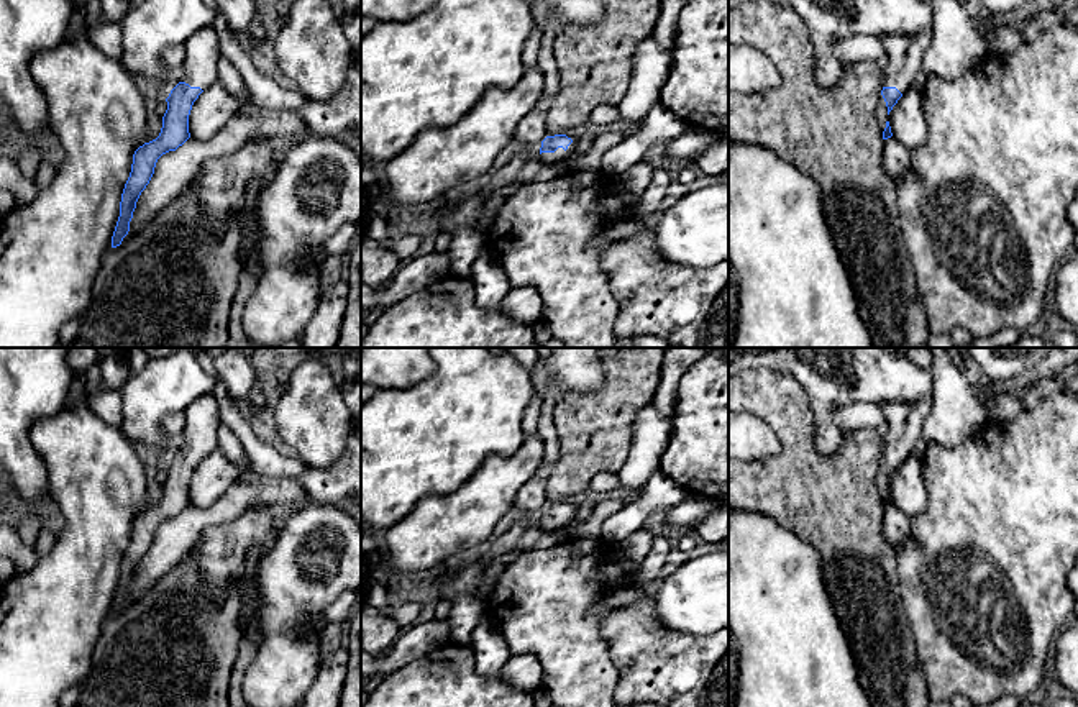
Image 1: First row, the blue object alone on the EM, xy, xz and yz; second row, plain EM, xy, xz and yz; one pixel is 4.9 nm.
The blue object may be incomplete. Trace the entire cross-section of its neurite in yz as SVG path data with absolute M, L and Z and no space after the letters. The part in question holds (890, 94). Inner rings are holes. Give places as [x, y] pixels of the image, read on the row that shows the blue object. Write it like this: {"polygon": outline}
{"polygon": "M934 30L909 36L879 36L888 52L888 67L884 69L881 90L888 115L920 72L922 57L930 46L932 34Z"}

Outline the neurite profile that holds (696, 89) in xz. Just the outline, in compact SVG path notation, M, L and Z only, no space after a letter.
M689 0L681 10L673 66L661 89L660 103L691 126L729 138L729 0Z

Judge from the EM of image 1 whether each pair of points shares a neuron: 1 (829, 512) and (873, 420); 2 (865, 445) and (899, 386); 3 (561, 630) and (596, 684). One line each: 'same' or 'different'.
1: different
2: different
3: same

